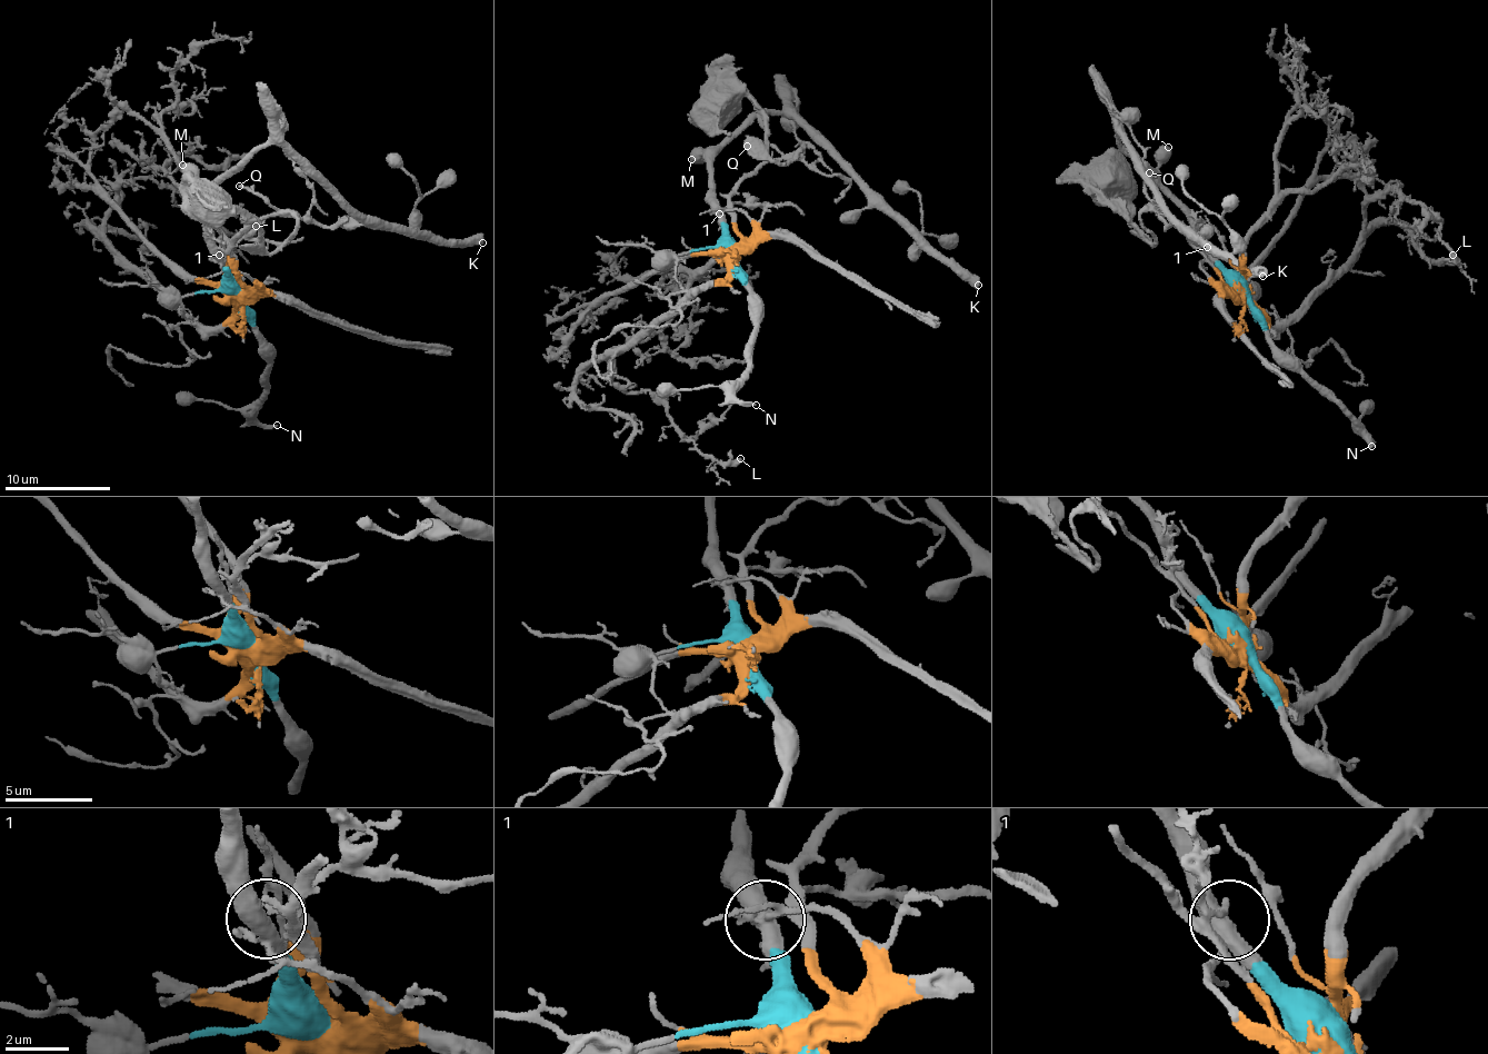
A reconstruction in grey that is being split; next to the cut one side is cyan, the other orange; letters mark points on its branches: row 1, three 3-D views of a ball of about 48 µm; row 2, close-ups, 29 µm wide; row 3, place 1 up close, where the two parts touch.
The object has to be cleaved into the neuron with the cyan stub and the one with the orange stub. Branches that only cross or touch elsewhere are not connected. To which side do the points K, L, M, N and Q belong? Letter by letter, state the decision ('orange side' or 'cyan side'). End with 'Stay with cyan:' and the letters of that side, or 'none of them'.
K: cyan side
L: orange side
M: cyan side
N: cyan side
Q: orange side
Stay with cyan: K, M, N

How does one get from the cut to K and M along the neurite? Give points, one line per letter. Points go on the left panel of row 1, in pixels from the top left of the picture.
K: (236, 296), (215, 244), (207, 194), (270, 143), (278, 145), (367, 217), (447, 241), (478, 239), (483, 244)
M: (236, 296), (205, 201), (183, 163)

